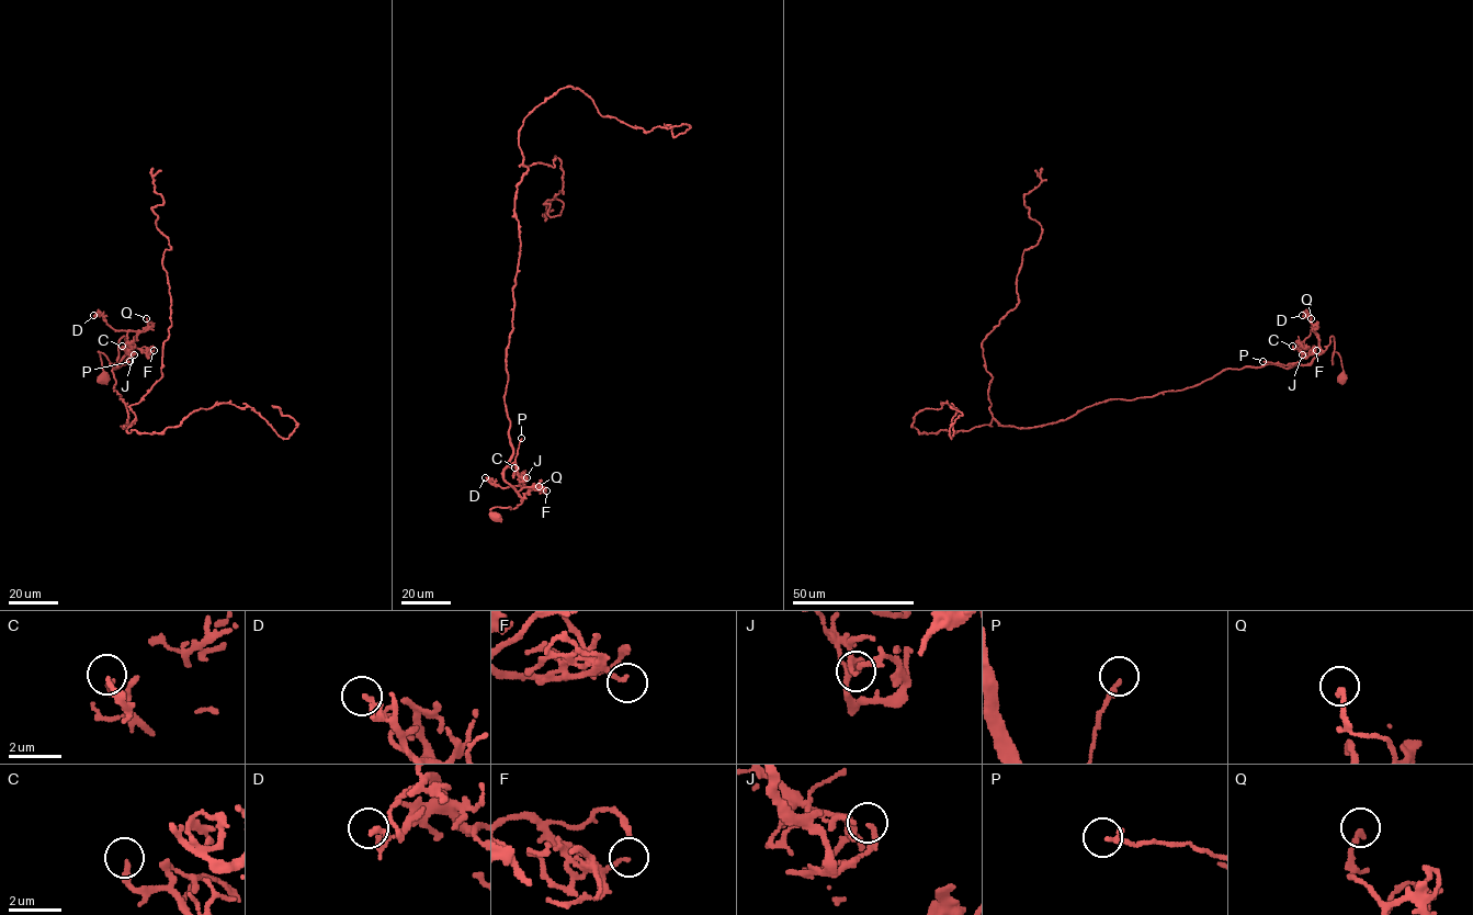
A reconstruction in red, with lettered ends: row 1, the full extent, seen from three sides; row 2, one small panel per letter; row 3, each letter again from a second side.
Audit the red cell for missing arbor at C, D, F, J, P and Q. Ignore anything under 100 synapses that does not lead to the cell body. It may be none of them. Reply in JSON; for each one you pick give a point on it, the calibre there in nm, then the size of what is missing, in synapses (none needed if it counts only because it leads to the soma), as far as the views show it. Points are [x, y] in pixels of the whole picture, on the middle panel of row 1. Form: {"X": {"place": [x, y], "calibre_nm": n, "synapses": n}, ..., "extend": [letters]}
{"extend": []}

